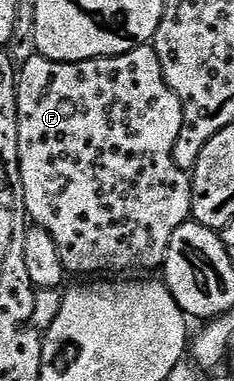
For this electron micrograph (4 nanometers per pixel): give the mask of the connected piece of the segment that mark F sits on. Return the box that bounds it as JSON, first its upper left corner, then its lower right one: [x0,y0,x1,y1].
[17,44,192,279]

